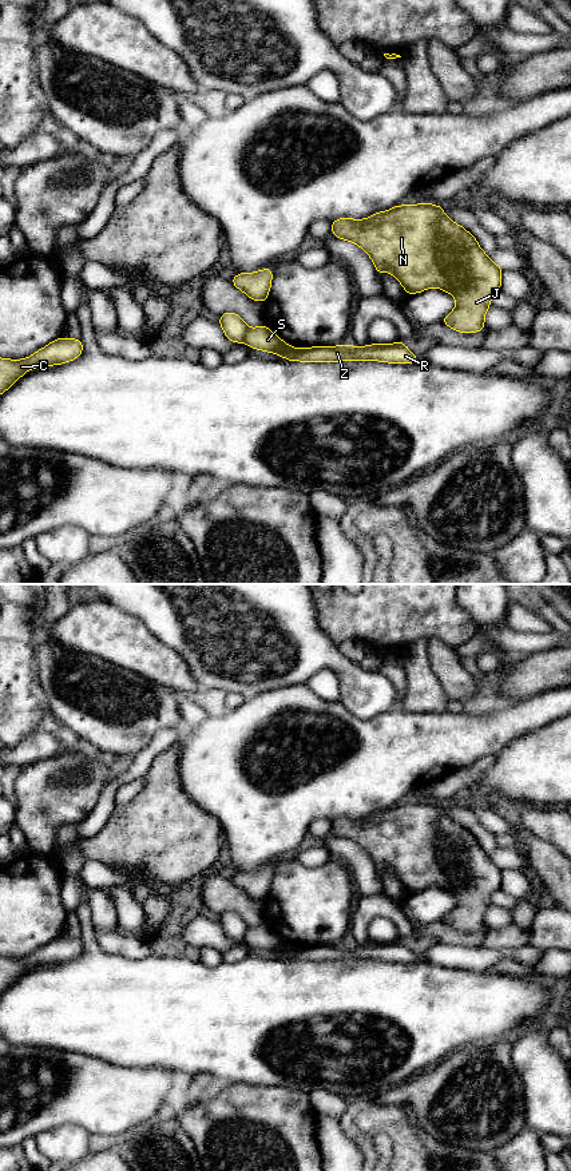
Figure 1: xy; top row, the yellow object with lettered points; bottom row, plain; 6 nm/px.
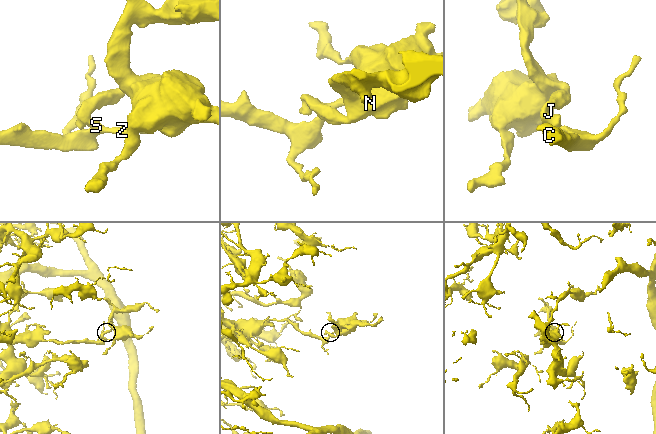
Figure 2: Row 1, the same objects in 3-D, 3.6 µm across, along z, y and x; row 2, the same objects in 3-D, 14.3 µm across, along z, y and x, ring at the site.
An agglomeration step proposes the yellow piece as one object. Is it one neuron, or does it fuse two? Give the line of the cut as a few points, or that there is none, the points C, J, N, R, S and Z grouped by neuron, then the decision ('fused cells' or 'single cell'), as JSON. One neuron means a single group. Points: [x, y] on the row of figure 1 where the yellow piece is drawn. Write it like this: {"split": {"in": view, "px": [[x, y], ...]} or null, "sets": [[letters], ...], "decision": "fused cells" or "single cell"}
{"split": {"in": "xy", "px": [[249, 329], [242, 341]]}, "sets": [["C", "R", "S", "Z"], ["J", "N"]], "decision": "fused cells"}

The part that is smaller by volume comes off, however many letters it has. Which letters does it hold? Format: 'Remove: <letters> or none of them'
Remove: J, N

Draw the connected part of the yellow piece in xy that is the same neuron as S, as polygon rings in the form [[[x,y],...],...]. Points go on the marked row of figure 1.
[[[266,325],[246,332],[243,342],[254,349],[278,354],[288,361],[336,362],[336,361],[381,361],[390,364],[413,364],[420,358],[404,342],[388,345],[366,345],[362,348],[346,345],[298,348],[283,342]]]

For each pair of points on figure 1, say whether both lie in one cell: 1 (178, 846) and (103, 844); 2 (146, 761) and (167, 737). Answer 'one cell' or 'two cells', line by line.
1: one cell
2: one cell

